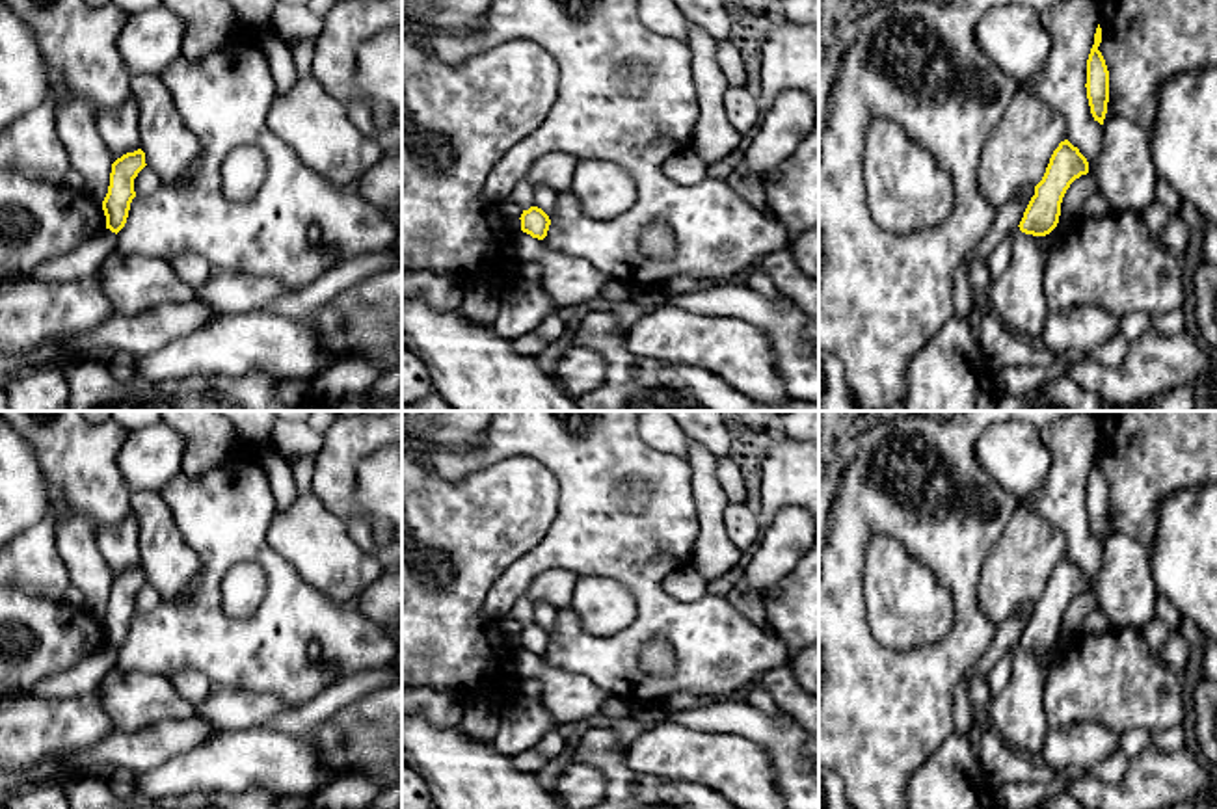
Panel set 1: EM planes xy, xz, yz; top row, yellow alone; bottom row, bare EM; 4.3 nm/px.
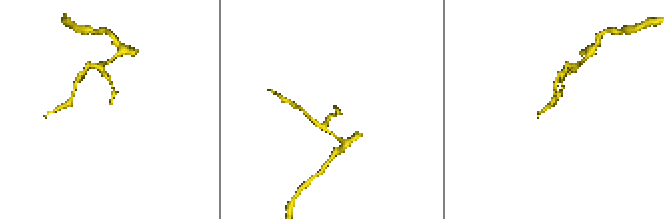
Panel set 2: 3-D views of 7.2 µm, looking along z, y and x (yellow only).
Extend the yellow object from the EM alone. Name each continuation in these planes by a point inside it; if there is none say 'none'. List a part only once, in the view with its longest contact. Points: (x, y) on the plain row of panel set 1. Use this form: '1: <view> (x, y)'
none

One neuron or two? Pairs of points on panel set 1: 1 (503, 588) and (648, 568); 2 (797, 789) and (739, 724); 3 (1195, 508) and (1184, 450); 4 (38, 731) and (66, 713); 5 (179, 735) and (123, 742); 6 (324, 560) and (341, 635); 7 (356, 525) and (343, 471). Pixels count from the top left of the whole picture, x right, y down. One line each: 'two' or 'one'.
1: one
2: one
3: two
4: one
5: one
6: two
7: two

